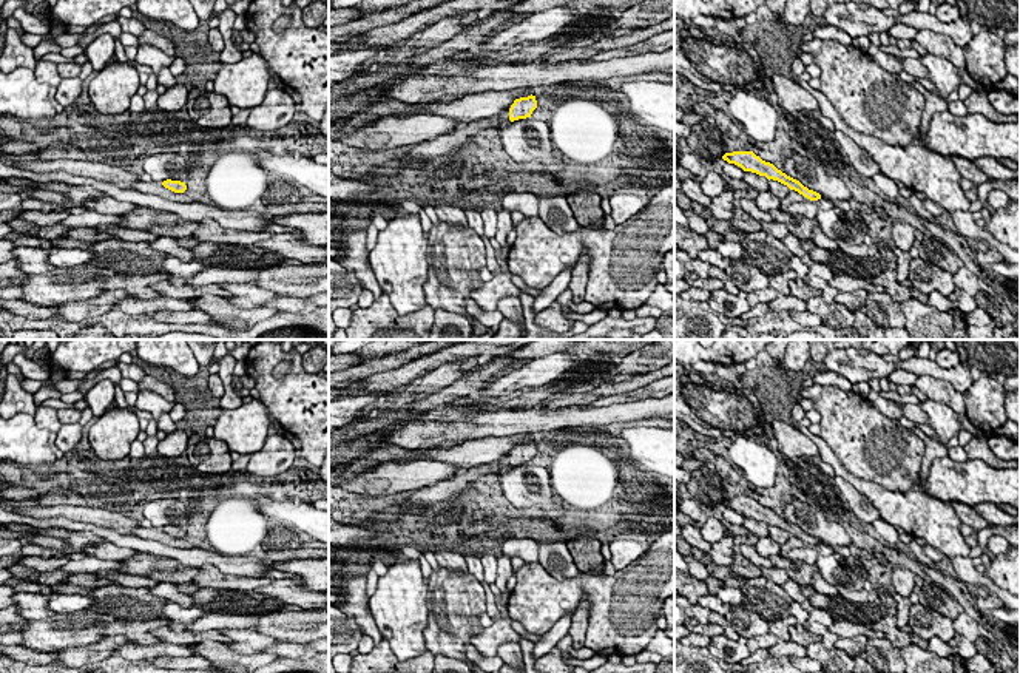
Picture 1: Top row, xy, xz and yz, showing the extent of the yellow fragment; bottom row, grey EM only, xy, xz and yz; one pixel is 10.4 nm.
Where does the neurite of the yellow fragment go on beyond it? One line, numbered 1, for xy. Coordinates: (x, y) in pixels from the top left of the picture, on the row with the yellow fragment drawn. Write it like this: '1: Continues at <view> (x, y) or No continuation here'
1: No continuation here

